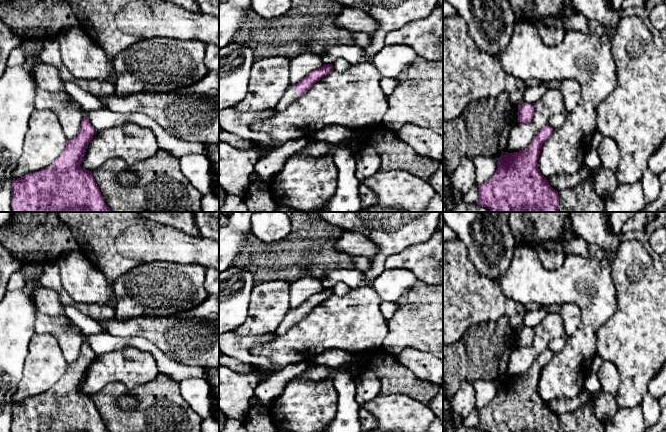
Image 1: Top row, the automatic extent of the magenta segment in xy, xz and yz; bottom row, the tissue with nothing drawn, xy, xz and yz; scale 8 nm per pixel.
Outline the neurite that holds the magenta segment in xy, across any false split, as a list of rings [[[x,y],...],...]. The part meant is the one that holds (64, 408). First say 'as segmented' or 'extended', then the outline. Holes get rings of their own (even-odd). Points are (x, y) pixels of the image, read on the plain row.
as segmented; [[[85,336],[77,360],[73,364],[67,364],[65,374],[52,389],[19,403],[13,402],[11,431],[108,432],[91,395],[80,390],[89,366],[96,357],[97,354],[91,349]]]

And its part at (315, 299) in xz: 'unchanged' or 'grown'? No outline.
grown

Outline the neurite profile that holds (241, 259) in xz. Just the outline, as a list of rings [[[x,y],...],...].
[[[293,212],[290,216],[290,221],[292,229],[289,235],[283,240],[274,243],[264,243],[254,236],[252,232],[249,233],[241,252],[235,257],[233,265],[251,272],[255,285],[272,280],[284,280],[292,283],[305,276],[321,279],[330,271],[352,269],[354,267],[352,256],[335,249],[336,239],[343,231],[341,228],[322,220],[318,212]]]

